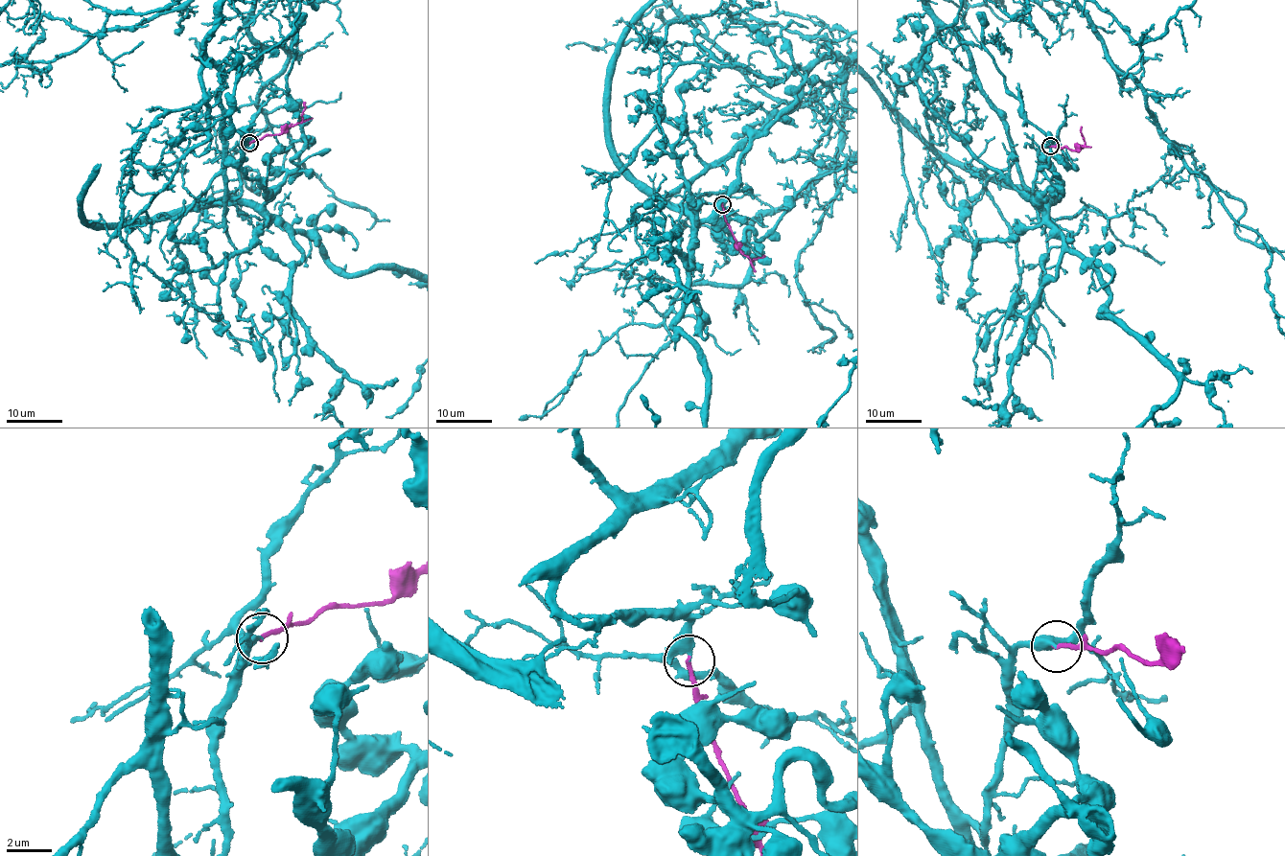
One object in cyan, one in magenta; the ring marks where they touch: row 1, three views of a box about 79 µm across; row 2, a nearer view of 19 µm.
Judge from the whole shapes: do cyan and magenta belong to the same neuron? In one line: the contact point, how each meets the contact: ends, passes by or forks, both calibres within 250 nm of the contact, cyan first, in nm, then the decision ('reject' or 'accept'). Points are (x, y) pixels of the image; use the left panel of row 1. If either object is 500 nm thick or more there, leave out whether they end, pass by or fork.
place (249, 143); cyan passes by; magenta ends; calibres 300 and 170 nm; accept

